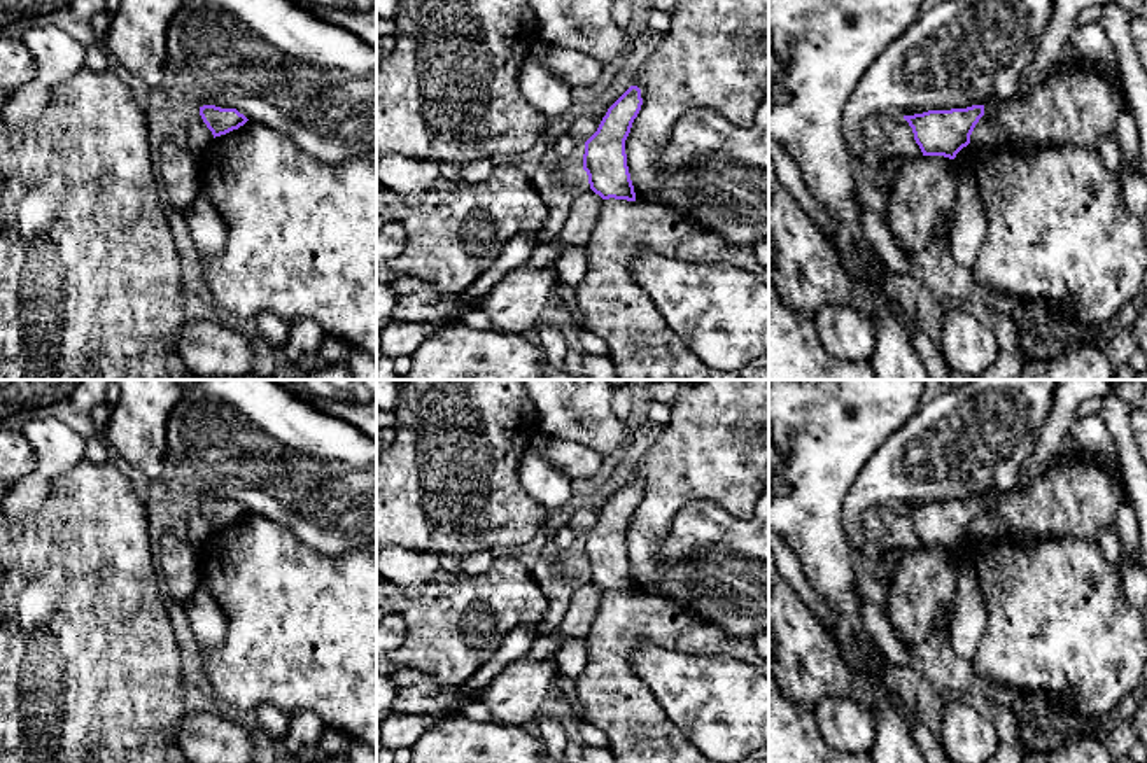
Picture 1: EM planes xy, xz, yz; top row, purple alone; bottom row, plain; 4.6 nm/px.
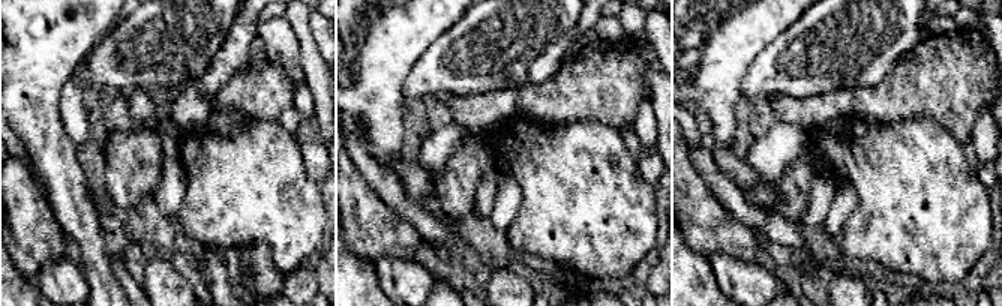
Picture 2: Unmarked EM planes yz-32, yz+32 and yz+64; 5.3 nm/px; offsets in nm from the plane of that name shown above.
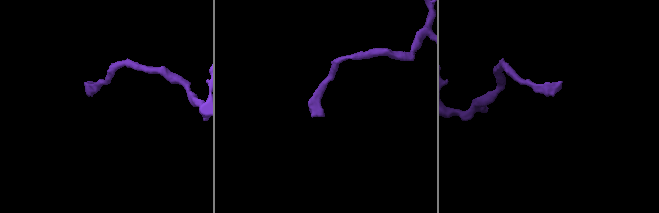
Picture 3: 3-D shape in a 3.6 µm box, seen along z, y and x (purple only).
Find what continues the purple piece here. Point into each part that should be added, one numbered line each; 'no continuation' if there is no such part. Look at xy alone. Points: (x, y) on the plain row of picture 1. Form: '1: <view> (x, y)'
no continuation

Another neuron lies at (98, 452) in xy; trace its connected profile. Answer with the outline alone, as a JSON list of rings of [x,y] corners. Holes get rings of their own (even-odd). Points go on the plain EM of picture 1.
[[[98,438],[86,439],[86,458],[93,464],[107,464],[110,460],[109,443]]]

